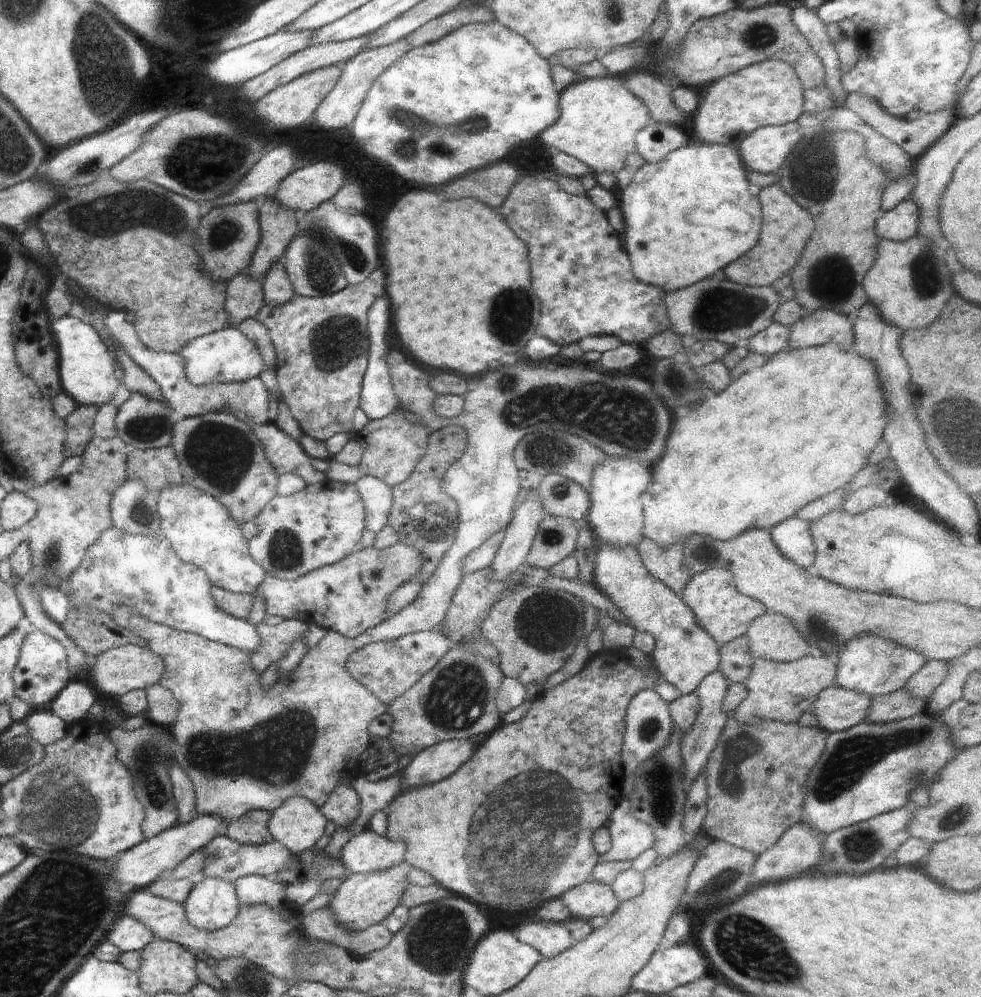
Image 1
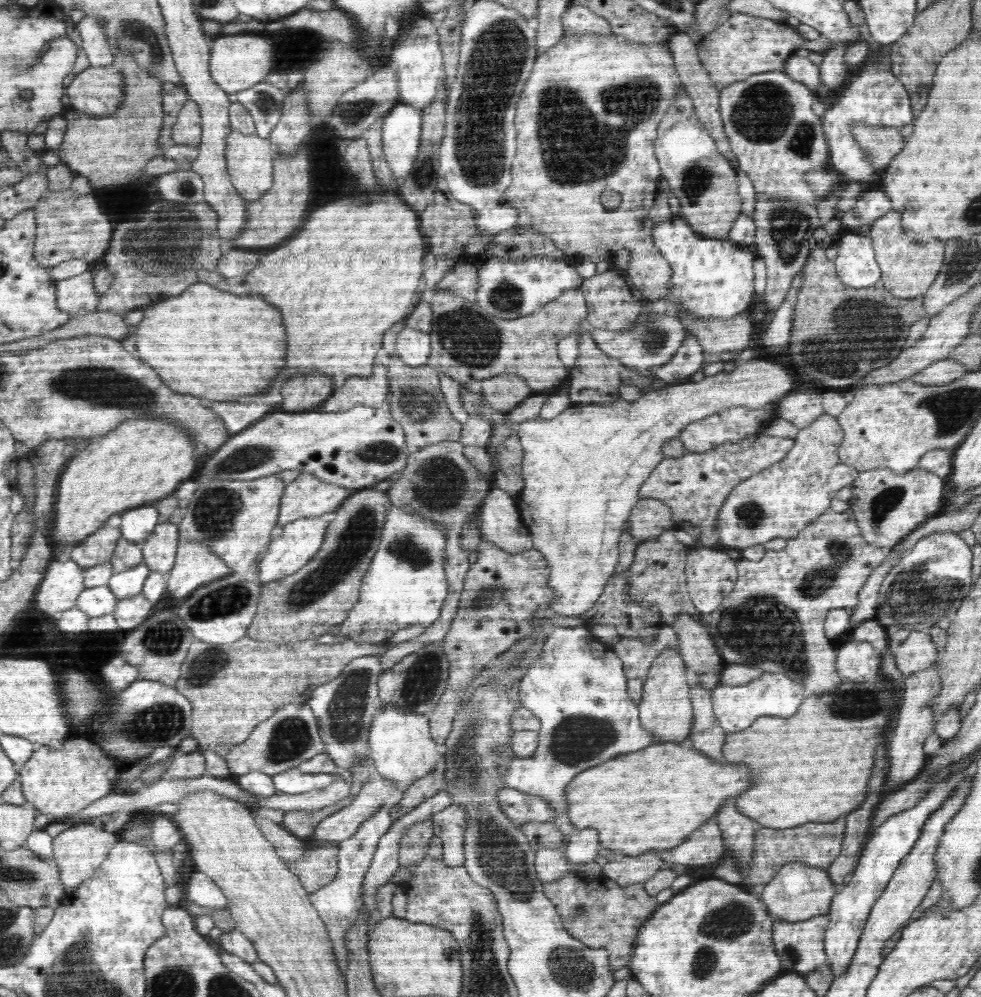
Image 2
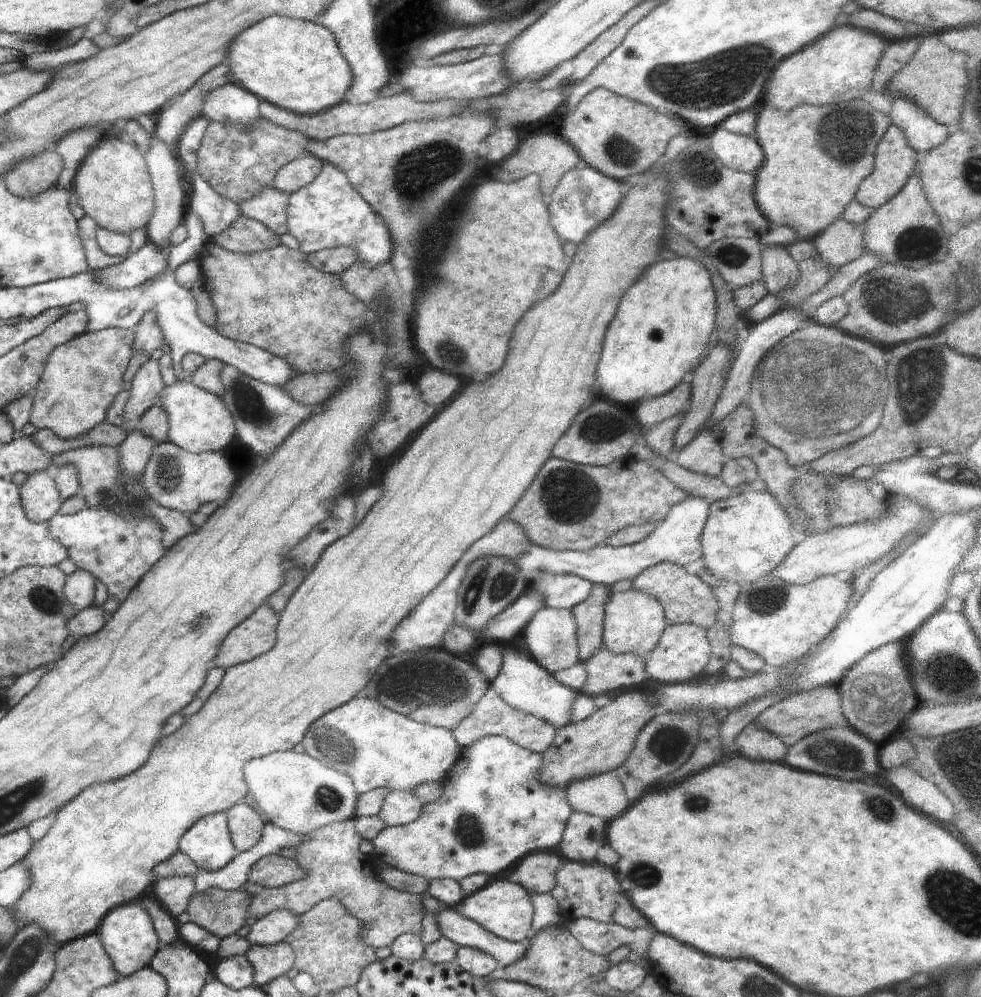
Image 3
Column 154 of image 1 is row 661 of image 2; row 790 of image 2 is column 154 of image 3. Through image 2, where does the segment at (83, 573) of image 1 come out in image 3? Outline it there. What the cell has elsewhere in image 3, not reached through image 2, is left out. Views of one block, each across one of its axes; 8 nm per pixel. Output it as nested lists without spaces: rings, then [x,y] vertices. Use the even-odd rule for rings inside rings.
[[[84,508],[74,514],[58,514],[49,520],[50,536],[69,550],[68,558],[78,569],[91,572],[108,588],[108,596],[124,602],[138,582],[166,554],[160,524],[146,514],[128,516],[128,508]]]

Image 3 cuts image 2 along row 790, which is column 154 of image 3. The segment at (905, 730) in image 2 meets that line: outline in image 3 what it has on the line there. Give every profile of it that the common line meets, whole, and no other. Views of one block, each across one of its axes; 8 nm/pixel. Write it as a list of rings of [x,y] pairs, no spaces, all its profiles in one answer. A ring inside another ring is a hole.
[[[190,876],[162,878],[153,892],[153,897],[174,918],[186,911],[193,895],[194,879]]]

